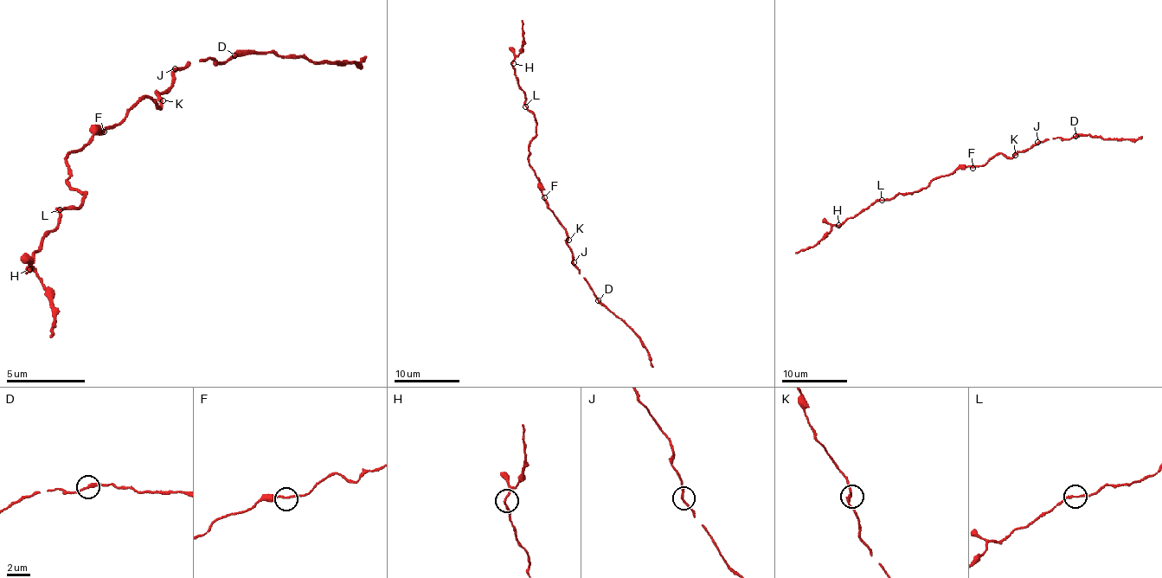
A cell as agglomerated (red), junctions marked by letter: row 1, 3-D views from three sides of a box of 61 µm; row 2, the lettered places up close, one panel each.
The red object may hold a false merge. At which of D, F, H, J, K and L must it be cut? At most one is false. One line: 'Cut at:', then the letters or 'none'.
Cut at: D

